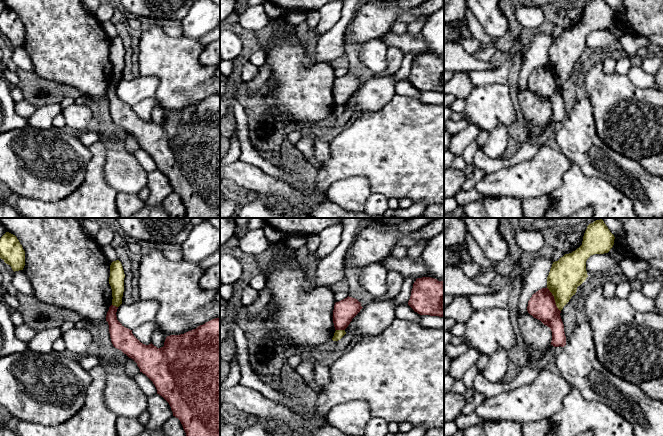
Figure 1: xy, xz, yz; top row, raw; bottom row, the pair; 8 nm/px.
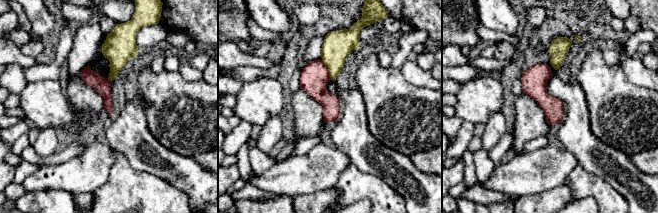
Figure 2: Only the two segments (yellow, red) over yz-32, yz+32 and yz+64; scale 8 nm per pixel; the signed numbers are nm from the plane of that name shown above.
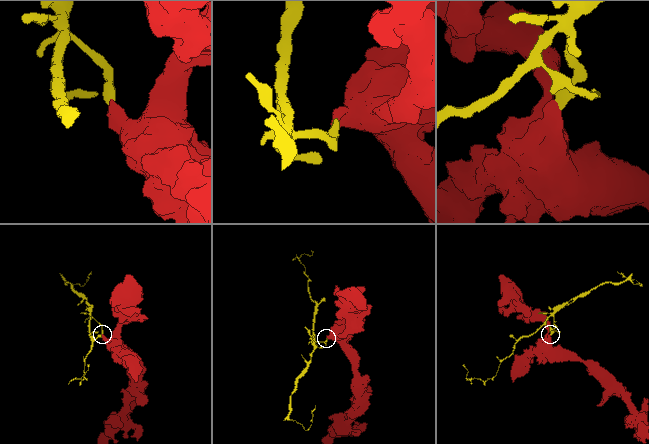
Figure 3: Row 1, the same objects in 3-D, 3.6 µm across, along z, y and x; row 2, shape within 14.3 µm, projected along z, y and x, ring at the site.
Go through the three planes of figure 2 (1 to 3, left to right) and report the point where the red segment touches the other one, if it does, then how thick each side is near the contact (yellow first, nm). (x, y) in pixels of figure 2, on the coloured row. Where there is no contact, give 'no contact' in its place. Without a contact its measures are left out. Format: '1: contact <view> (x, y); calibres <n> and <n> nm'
1: contact yz-32 (109, 79); calibres 220 and 140 nm
2: contact yz+32 (328, 69); calibres 240 and 220 nm
3: no contact

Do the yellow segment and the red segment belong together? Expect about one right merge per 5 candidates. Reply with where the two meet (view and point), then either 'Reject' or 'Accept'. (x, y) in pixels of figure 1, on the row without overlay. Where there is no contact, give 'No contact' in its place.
Touches yellow at yz (554, 74). Reject

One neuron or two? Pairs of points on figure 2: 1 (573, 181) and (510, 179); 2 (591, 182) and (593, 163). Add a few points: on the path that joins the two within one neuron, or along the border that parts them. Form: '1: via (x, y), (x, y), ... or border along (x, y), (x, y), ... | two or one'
1: border along (578, 164), (563, 183) | two
2: border along (579, 164), (589, 172), (602, 177), (612, 186) | two

